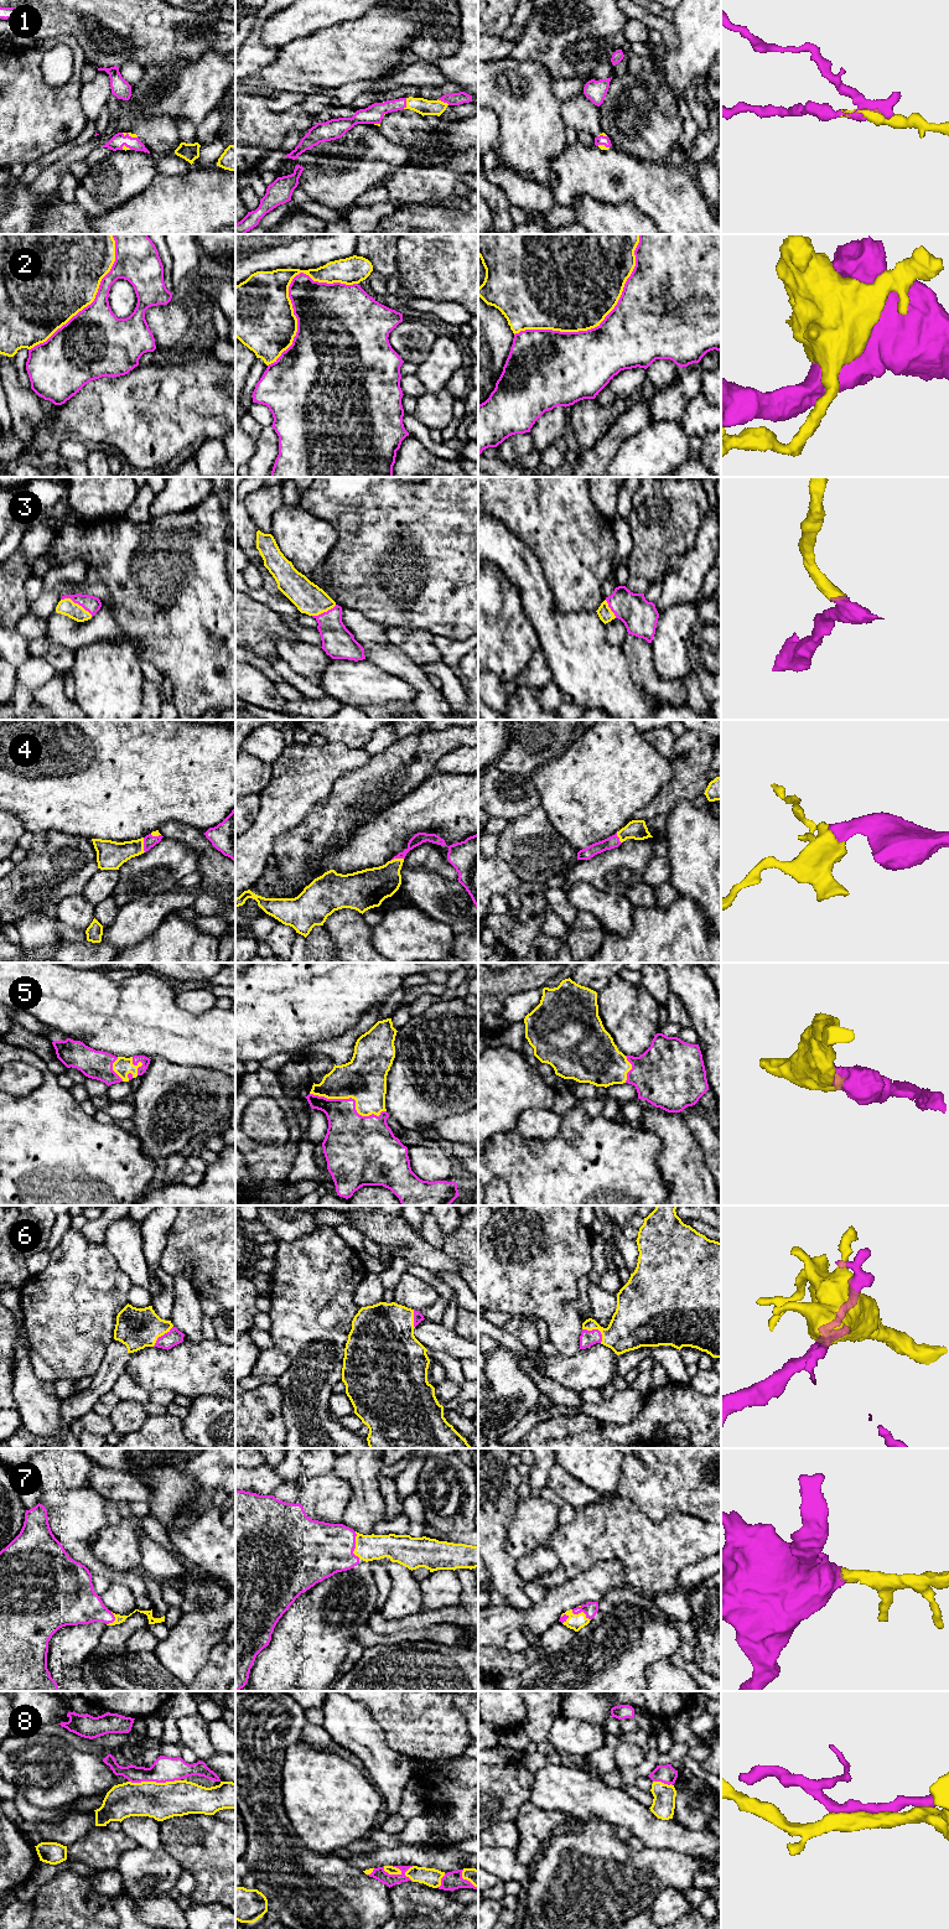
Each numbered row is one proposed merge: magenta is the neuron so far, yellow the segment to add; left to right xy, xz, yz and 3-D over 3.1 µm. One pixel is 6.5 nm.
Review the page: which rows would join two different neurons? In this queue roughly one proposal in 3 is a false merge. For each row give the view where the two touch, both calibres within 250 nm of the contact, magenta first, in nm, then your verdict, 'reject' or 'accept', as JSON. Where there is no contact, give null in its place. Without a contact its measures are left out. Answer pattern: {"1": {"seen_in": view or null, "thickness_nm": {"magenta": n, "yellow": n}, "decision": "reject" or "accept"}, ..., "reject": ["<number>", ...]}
{"1": {"seen_in": "xz", "thickness_nm": {"magenta": 120, "yellow": 110}, "decision": "accept"}, "2": {"seen_in": "yz", "thickness_nm": {"magenta": 440, "yellow": 480}, "decision": "reject"}, "3": {"seen_in": "xy", "thickness_nm": {"magenta": 110, "yellow": 110}, "decision": "accept"}, "4": {"seen_in": "xy", "thickness_nm": {"magenta": 80, "yellow": 190}, "decision": "accept"}, "5": {"seen_in": "xz", "thickness_nm": {"magenta": 300, "yellow": 280}, "decision": "accept"}, "6": {"seen_in": "yz", "thickness_nm": {"magenta": 110, "yellow": 300}, "decision": "accept"}, "7": {"seen_in": "xz", "thickness_nm": {"magenta": 380, "yellow": 170}, "decision": "accept"}, "8": {"seen_in": "xy", "thickness_nm": {"magenta": 160, "yellow": 240}, "decision": "reject"}, "reject": ["2", "8"]}

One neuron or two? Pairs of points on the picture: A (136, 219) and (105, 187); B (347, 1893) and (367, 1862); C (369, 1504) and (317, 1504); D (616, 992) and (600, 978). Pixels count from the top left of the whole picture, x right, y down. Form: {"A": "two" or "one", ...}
{"A": "two", "B": "two", "C": "two", "D": "two"}

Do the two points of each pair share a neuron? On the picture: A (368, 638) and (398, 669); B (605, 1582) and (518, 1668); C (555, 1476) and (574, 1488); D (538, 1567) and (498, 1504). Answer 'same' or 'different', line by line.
A: same
B: different
C: same
D: different

